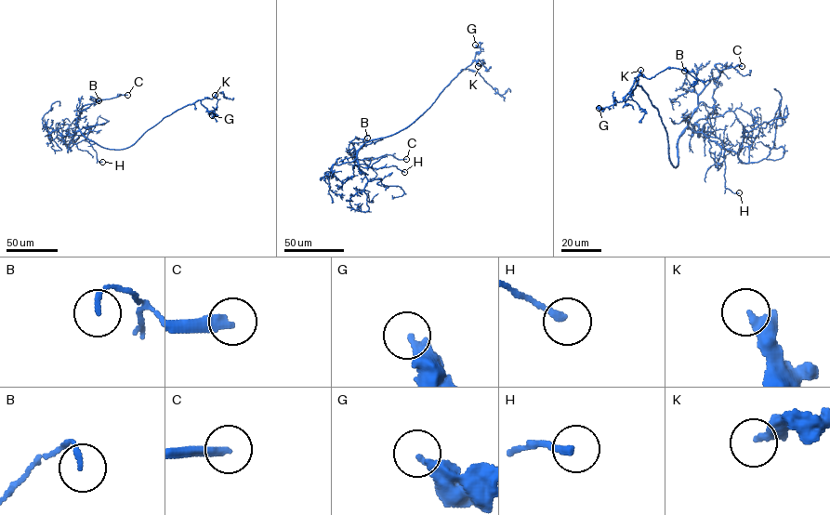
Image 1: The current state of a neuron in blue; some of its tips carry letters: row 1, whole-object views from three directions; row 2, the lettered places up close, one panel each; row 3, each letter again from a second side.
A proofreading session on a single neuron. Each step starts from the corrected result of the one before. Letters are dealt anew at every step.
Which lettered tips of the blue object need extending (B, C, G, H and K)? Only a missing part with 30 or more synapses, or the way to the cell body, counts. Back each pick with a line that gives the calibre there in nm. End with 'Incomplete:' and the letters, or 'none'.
C: calibre 300 nm
Incomplete: C

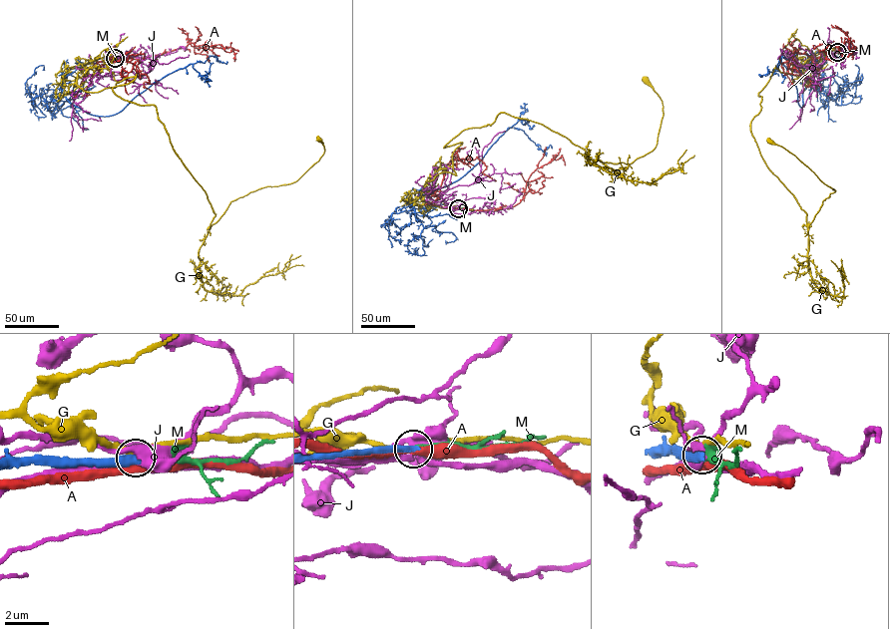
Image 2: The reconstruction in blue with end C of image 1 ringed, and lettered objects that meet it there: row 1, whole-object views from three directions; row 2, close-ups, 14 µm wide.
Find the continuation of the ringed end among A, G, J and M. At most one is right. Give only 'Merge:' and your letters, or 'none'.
Merge: none

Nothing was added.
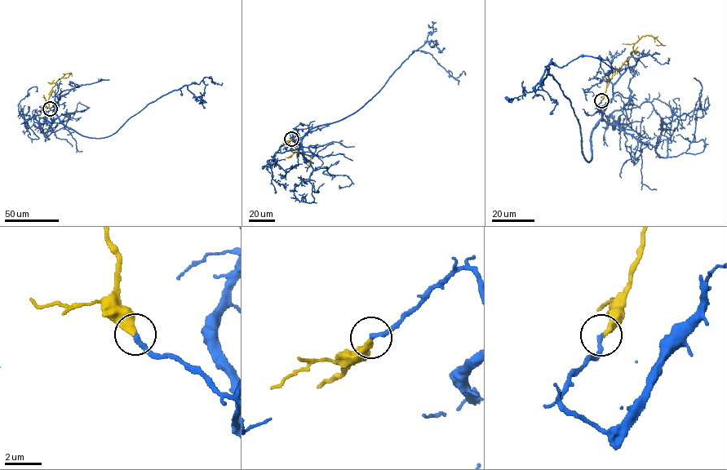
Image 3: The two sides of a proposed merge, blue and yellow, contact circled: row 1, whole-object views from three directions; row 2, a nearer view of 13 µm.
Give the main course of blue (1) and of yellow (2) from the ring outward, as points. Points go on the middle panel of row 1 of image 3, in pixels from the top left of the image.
1: (291, 139), (356, 113), (379, 91), (415, 50), (429, 52), (454, 77), (463, 71), (465, 75)
2: (291, 139), (287, 143), (290, 150), (308, 155), (311, 158), (309, 166), (304, 162)

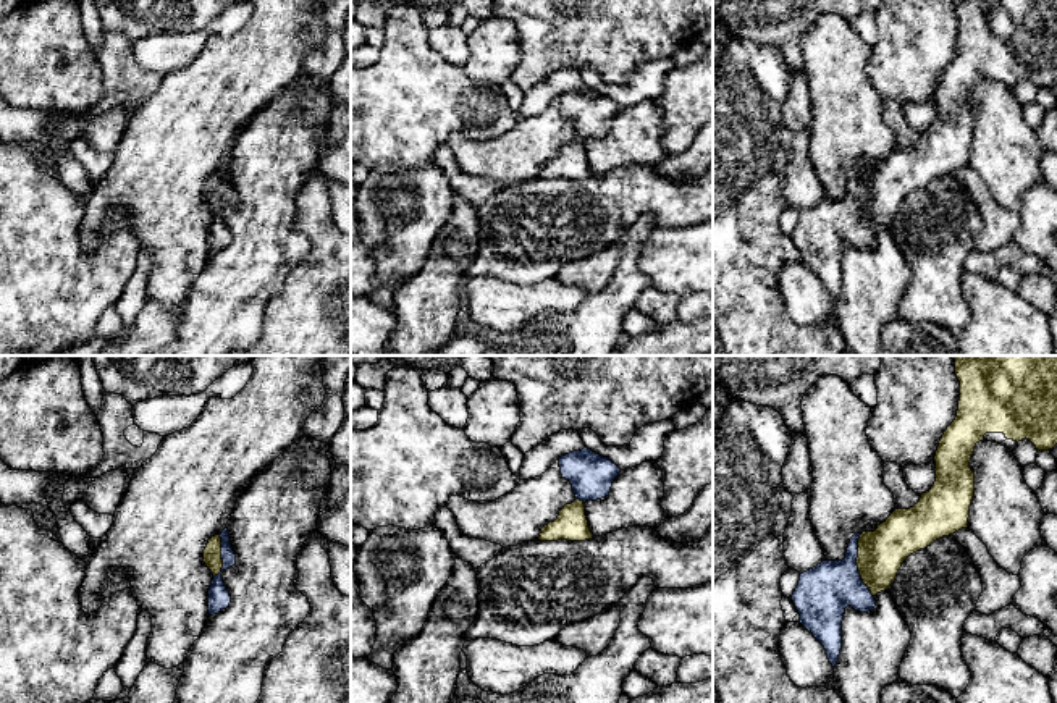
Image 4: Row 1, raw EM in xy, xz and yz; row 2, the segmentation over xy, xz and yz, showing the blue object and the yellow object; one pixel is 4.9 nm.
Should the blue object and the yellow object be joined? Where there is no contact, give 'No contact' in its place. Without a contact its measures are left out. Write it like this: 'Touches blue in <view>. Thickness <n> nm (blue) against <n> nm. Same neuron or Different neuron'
Touches blue in xy. Thickness 110 nm (blue) against 100 nm. Same neuron

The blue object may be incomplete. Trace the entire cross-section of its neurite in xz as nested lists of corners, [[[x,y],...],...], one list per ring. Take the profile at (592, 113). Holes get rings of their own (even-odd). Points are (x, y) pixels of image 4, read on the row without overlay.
[[[588,86],[574,89],[559,97],[561,113],[569,118],[575,139],[566,142],[554,160],[541,166],[540,179],[585,179],[592,178],[585,154],[585,139],[596,139],[609,133],[614,116],[621,107]]]

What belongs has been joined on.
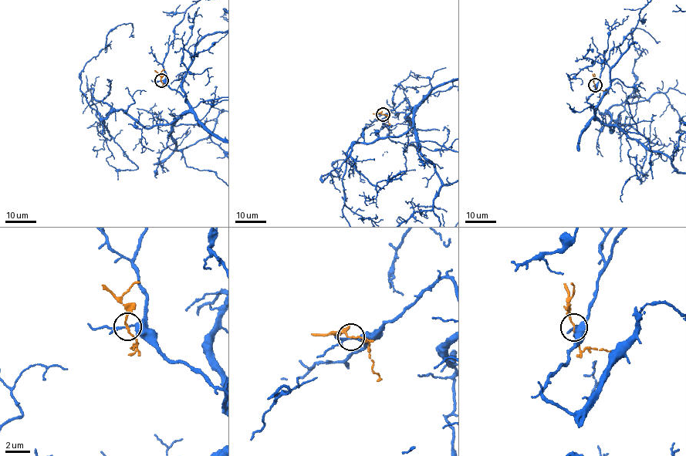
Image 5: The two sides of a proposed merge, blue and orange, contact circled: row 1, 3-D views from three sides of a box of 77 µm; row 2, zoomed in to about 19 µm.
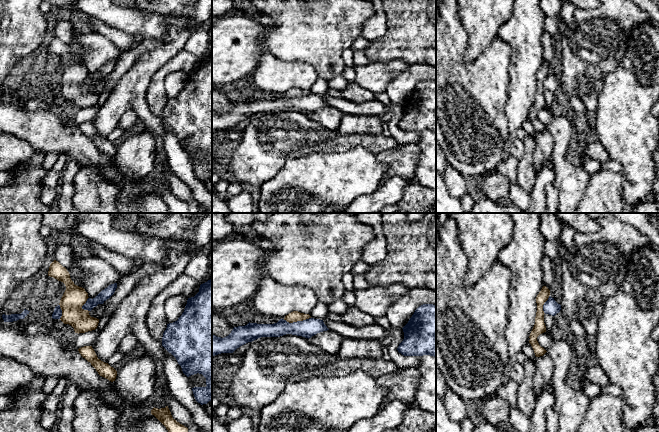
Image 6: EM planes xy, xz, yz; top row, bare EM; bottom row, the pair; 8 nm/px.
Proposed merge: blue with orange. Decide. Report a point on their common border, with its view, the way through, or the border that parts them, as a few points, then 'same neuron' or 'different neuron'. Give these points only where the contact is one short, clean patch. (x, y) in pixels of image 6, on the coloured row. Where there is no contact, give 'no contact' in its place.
contact xz (297, 321); border xz (310, 317), (292, 322), (287, 322), (283, 319); different neuron

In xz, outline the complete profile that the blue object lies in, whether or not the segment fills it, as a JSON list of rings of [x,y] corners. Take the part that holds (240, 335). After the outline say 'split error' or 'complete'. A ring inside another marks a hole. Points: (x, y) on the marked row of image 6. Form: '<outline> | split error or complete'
[[[309,318],[303,321],[289,323],[280,319],[274,324],[248,323],[245,326],[234,327],[231,333],[224,337],[212,334],[212,357],[221,353],[233,353],[240,346],[261,337],[280,337],[286,334],[311,338],[317,333],[329,330],[323,320]]] | complete

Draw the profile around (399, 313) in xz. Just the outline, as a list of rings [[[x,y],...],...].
[[[414,288],[395,301],[386,311],[391,328],[403,328],[414,314],[415,310],[423,304],[436,305],[436,291],[429,288]]]

